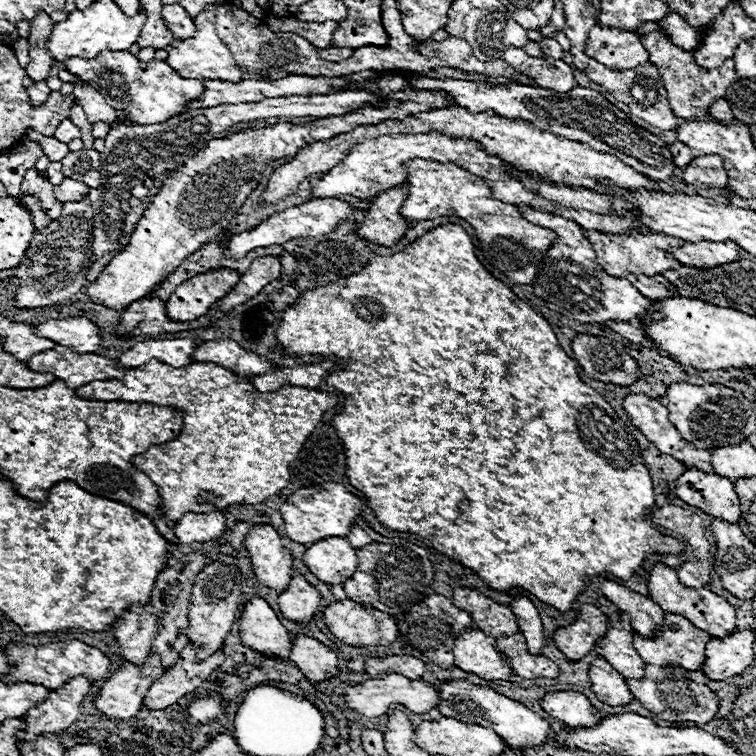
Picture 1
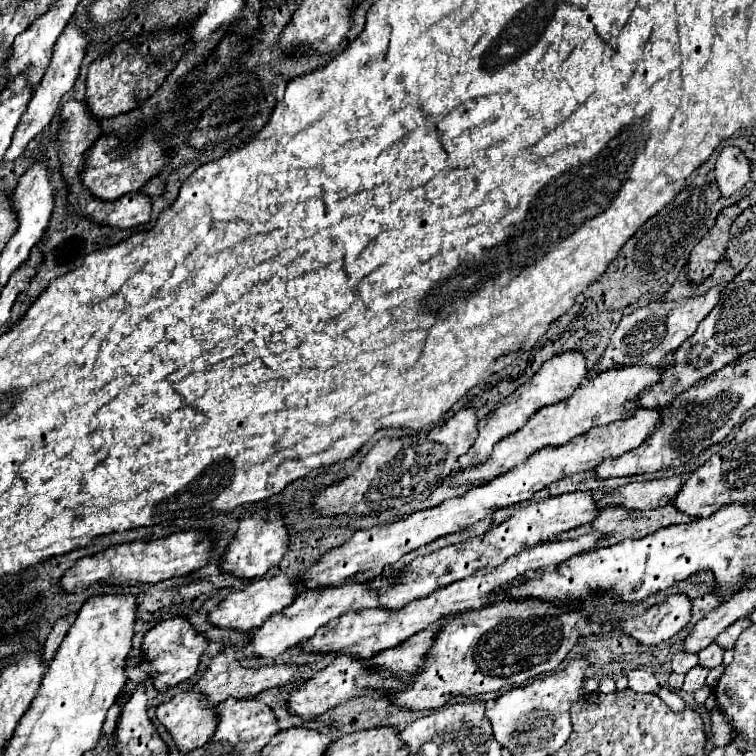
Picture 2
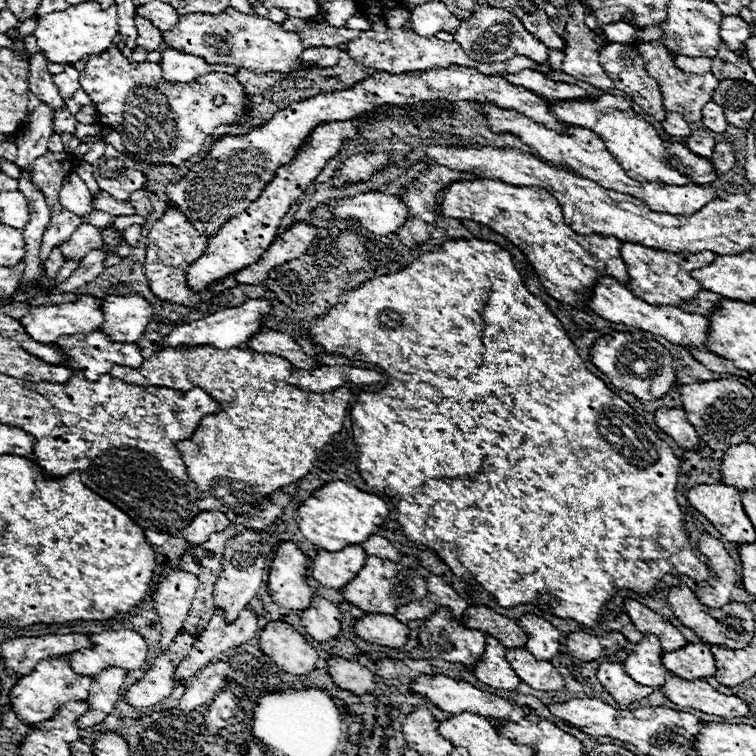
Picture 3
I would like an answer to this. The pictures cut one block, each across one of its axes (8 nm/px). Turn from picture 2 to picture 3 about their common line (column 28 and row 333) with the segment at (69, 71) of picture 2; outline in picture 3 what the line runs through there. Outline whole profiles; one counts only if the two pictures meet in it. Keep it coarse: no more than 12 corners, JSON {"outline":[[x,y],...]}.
{"outline":[[108,296],[98,330],[136,342],[154,316],[142,296]]}

